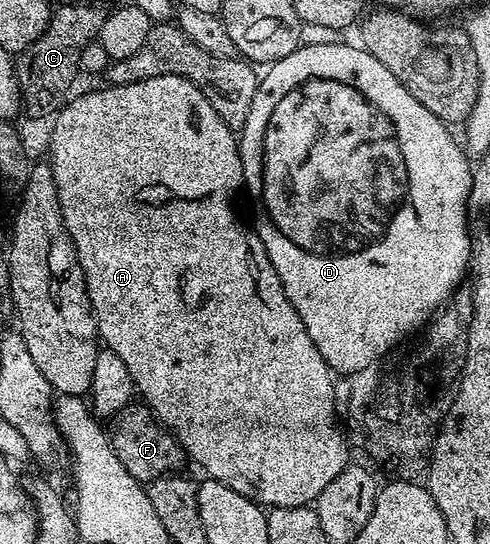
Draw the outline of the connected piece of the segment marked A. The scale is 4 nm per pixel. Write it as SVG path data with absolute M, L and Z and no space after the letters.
M176 75L149 77L149 81L125 85L103 85L100 91L87 91L76 99L75 96L68 98L53 122L49 156L53 181L57 185L65 229L77 249L81 273L85 273L85 285L102 346L121 357L125 369L129 369L129 377L135 382L136 392L140 396L143 394L142 402L175 436L186 458L190 462L192 459L206 478L221 481L221 485L229 485L229 489L237 489L241 497L249 497L267 509L314 504L321 489L349 466L347 443L335 414L336 380L325 357L317 353L317 345L313 345L309 333L305 333L297 309L293 309L289 297L285 297L281 277L277 277L277 269L273 269L259 234L248 224L246 227L235 212L235 194L243 187L243 166L236 132L217 117L217 109L209 105L205 93L201 93L193 81Z

